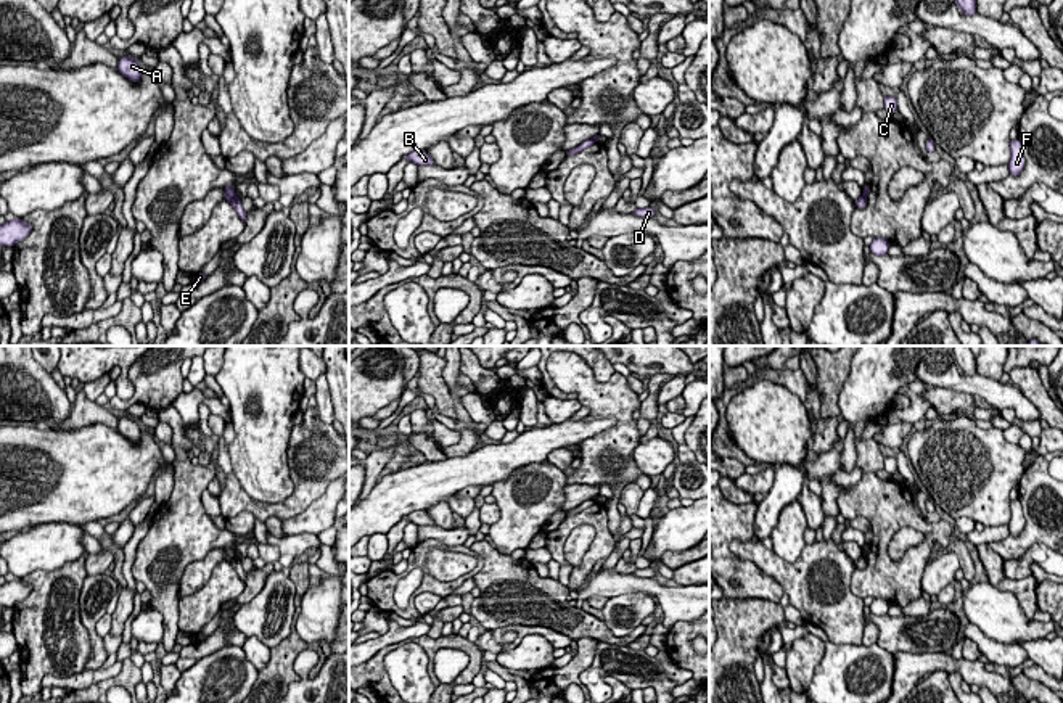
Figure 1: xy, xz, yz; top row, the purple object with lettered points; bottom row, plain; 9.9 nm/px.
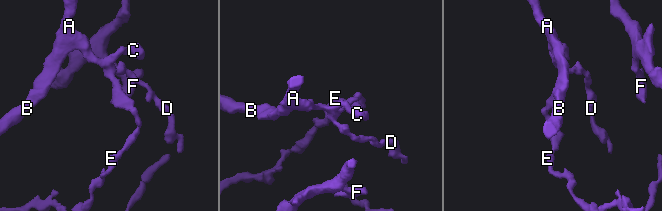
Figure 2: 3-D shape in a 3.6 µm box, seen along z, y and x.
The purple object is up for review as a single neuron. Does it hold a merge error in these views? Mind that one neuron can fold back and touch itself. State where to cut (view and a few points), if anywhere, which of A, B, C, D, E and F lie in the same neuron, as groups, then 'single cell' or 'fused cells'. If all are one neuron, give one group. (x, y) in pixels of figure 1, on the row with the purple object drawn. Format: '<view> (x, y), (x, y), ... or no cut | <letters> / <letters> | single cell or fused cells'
xy (235, 197), (229, 201) | A B C D F / E | fused cells

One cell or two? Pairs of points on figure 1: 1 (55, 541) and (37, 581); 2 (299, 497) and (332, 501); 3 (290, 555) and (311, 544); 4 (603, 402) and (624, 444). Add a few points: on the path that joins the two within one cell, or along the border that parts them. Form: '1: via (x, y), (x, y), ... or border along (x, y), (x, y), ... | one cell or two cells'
1: border along (77, 559), (58, 568), (34, 570), (20, 578) | two cells
2: border along (332, 480), (319, 497), (299, 513), (283, 520) | two cells
3: via (295, 550), (306, 544) | one cell
4: via (615, 411), (624, 420), (624, 433) | one cell

